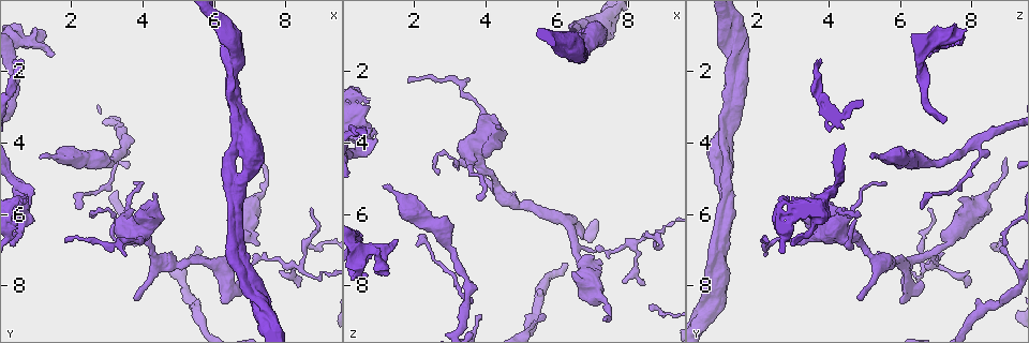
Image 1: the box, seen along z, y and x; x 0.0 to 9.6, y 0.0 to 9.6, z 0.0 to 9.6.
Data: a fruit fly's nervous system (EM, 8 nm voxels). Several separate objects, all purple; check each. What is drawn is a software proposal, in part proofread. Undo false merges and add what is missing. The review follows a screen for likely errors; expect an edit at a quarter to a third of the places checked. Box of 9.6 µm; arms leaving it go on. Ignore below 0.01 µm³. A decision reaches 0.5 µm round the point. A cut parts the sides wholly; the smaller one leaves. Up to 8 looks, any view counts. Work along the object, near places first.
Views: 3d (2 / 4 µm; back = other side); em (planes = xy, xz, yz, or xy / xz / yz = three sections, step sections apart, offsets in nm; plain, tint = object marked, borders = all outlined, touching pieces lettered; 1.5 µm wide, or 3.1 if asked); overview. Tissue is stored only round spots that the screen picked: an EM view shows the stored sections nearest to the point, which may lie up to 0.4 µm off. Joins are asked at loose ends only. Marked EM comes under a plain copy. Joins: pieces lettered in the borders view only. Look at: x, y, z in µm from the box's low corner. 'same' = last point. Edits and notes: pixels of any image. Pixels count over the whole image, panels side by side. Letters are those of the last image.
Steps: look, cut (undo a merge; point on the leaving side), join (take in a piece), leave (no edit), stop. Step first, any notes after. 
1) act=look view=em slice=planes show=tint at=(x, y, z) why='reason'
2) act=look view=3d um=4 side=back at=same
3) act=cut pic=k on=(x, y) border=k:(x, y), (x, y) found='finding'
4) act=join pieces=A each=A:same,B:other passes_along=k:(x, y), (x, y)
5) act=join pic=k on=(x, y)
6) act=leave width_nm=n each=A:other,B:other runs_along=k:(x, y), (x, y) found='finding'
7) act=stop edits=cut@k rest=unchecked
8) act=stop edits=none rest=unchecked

act=look view=3d um=2 side=back at=(3.80, 8.40, 4.80) why='branch stops here'

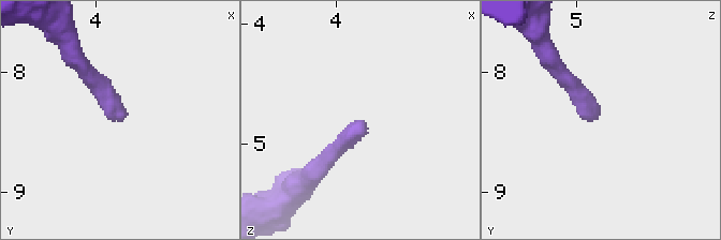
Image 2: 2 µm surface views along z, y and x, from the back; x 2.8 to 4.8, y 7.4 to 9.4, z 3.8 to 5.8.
act=look view=em slice=xy step=8 show=tint at=(3.76, 8.38, 4.82)

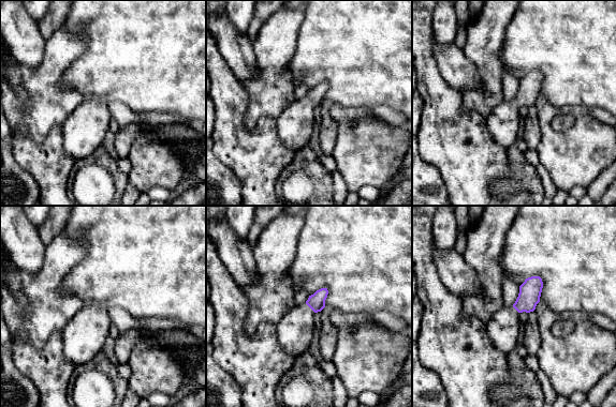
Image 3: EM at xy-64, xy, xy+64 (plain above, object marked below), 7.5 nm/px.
act=look view=em slice=planes show=borders at=same

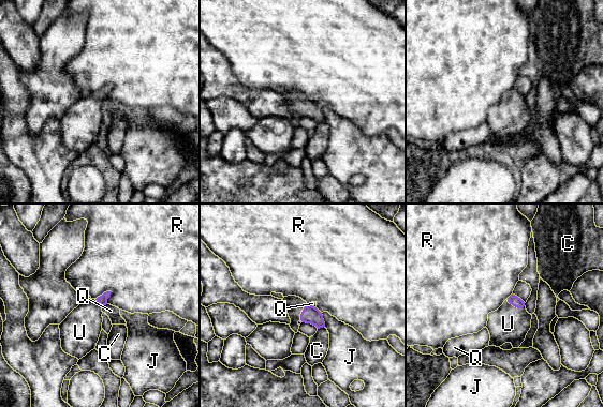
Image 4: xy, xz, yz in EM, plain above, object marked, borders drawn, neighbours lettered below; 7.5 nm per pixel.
act=join pieces=U longest_contact=U:140nm each=C:other,J:other,Q:other,R:other,U:same found='it goes on there'

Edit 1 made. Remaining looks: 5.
act=look view=3d um=2 side=back at=(3.80, 5.05, 5.65) why='an open end'

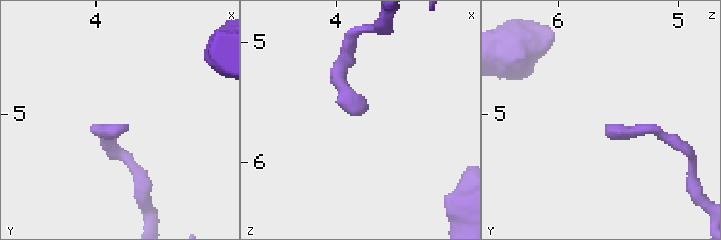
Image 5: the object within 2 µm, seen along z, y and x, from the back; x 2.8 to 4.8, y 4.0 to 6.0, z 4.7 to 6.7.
act=look view=em slice=xz step=8 show=borders at=(3.78, 5.10, 5.58) why='shape alone is not enough'

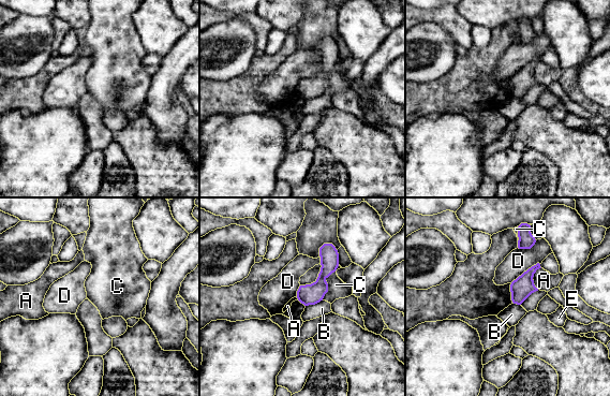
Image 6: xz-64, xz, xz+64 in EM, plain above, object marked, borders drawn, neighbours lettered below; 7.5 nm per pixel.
act=leave each=A:other,B:other,C:other,D:other,E:other border=6:(339, 265), (326, 279), (322, 299) found='none of them fits'

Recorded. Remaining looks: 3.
act=stop edits=join@4 rest=unchecked

